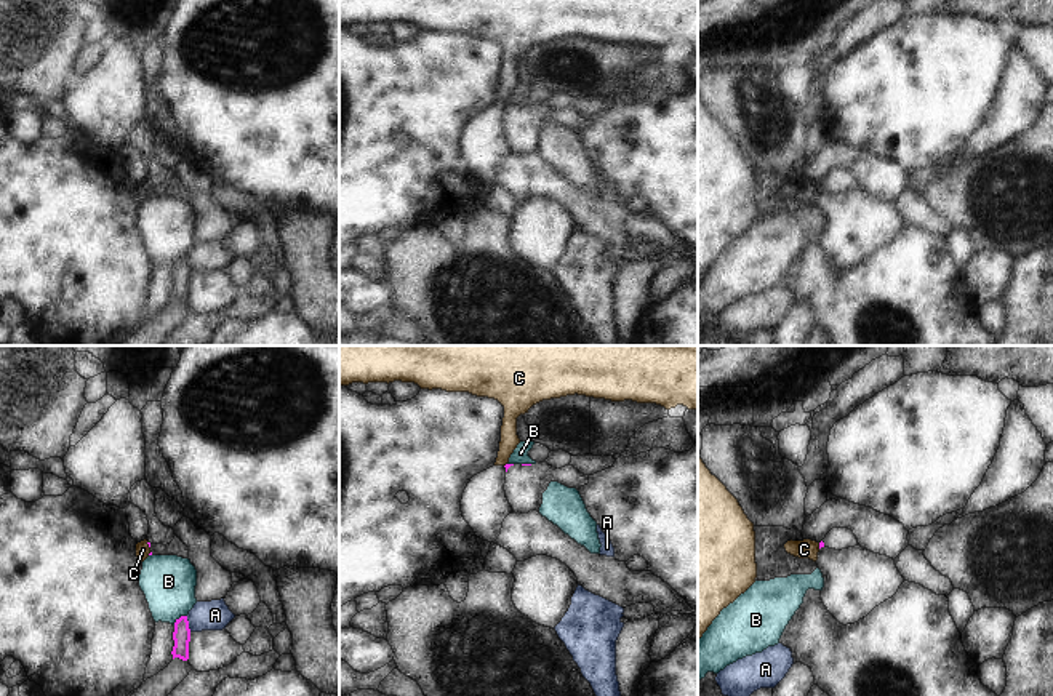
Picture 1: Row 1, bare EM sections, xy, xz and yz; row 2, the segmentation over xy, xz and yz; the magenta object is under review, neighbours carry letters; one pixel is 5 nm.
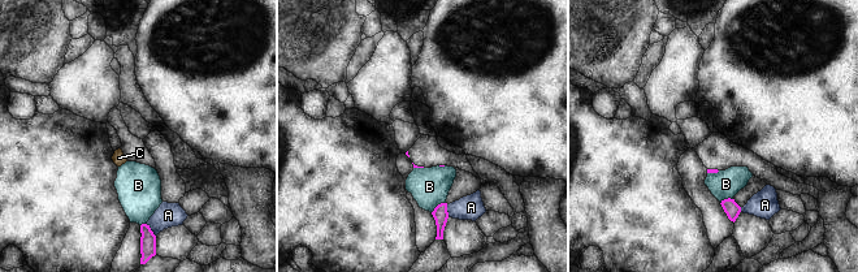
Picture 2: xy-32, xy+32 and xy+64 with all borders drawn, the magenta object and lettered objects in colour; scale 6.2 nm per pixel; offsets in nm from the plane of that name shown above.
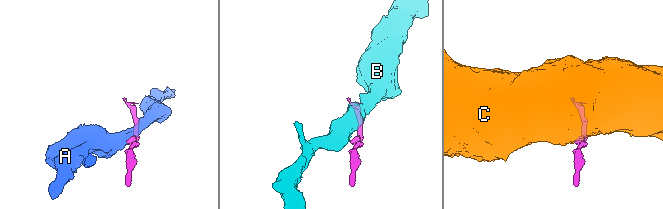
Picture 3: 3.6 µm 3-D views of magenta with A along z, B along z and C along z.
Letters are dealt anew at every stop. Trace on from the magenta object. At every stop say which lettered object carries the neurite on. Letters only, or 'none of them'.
none of them

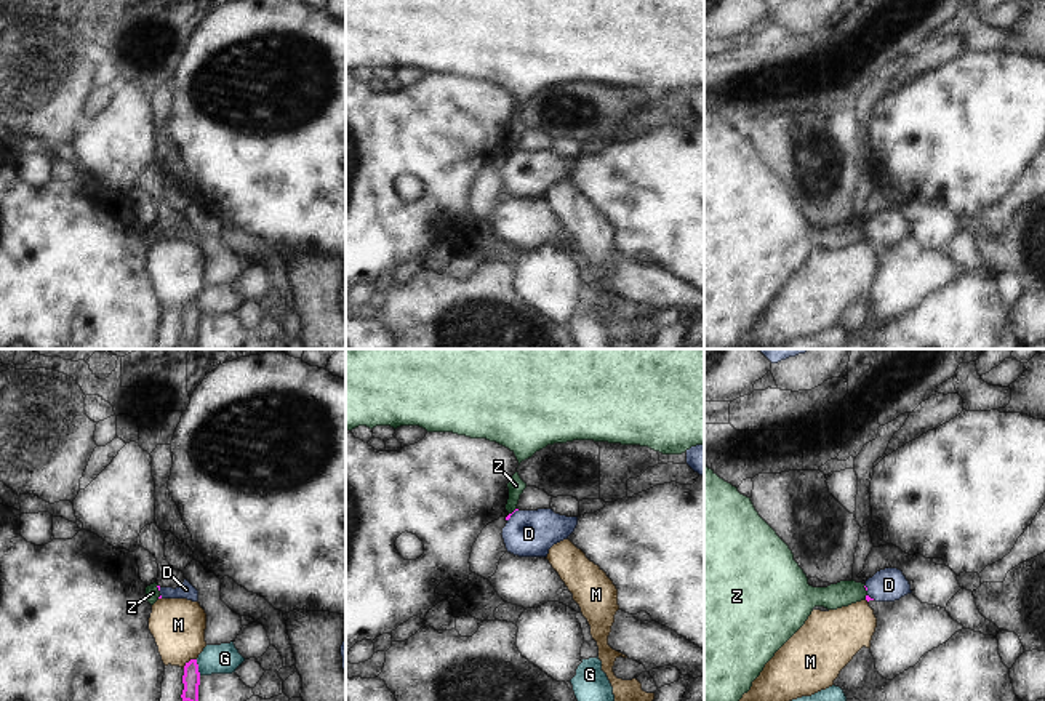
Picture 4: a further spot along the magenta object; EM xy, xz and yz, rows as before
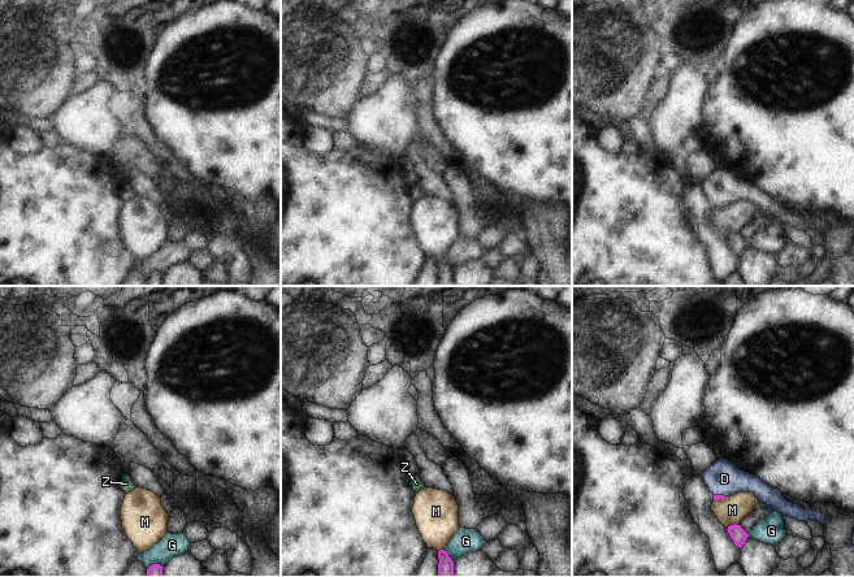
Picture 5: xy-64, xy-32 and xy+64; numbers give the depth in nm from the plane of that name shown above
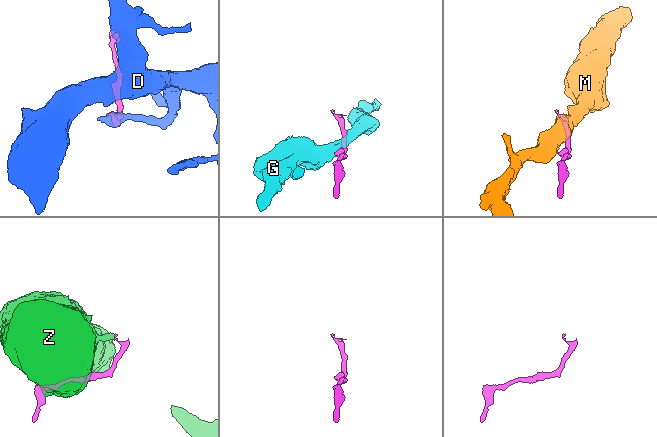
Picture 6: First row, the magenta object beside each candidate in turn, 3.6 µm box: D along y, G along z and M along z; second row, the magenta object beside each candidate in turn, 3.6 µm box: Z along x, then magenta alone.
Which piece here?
D

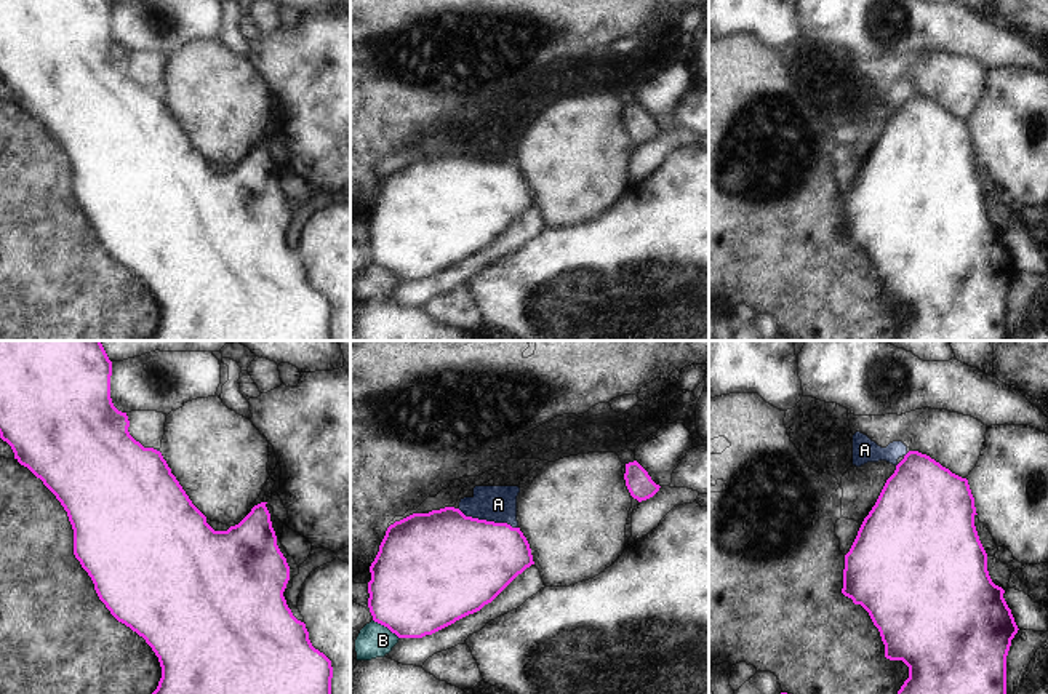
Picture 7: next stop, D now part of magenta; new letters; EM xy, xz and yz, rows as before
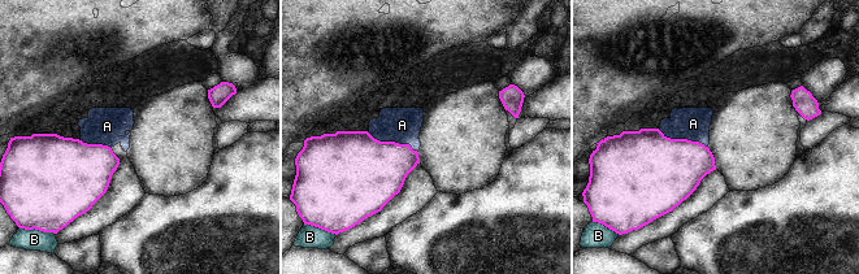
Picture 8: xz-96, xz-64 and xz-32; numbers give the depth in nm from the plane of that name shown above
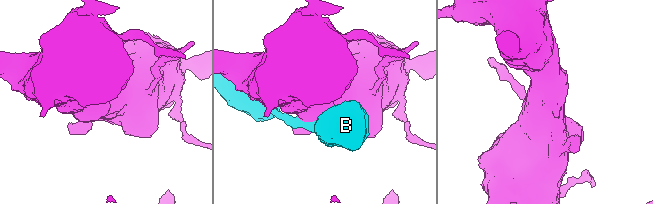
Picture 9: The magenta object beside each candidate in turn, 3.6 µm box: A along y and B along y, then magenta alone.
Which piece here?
A

